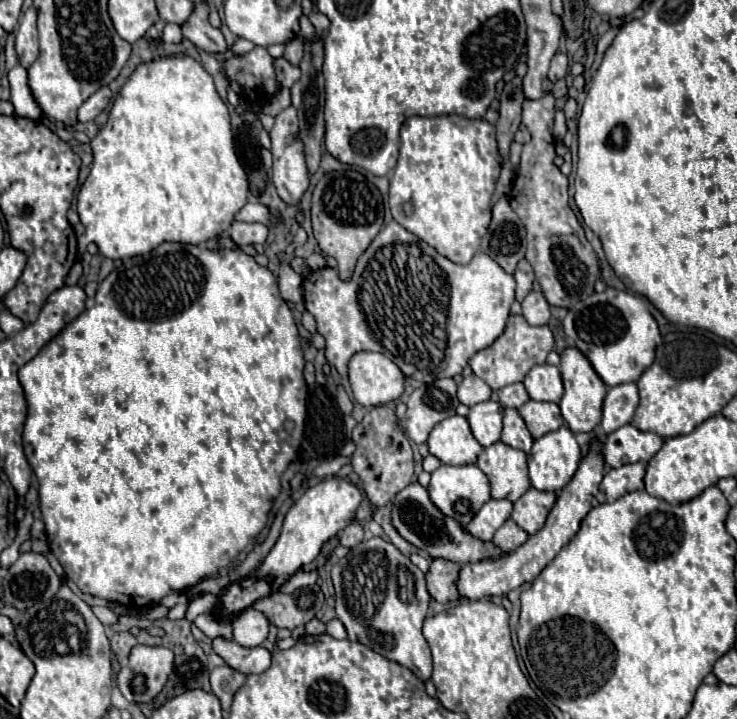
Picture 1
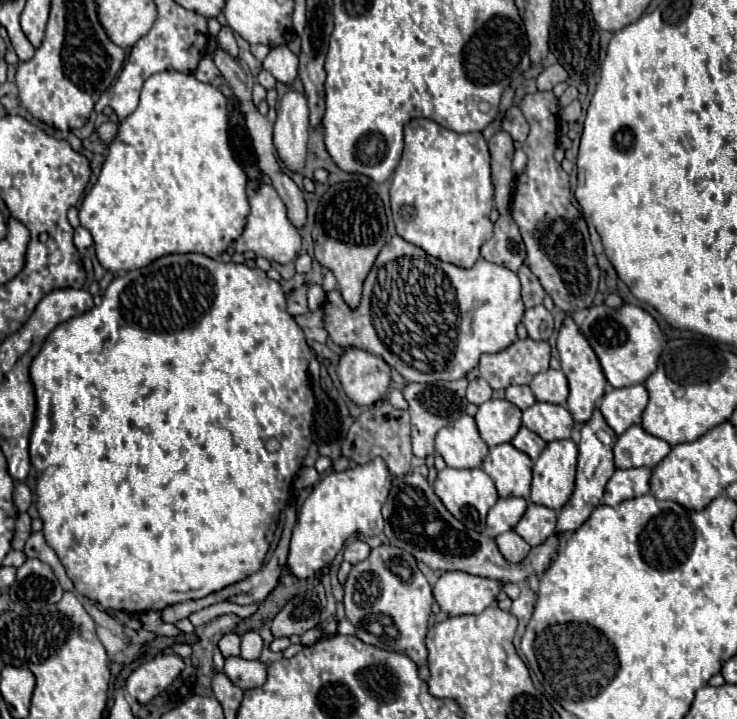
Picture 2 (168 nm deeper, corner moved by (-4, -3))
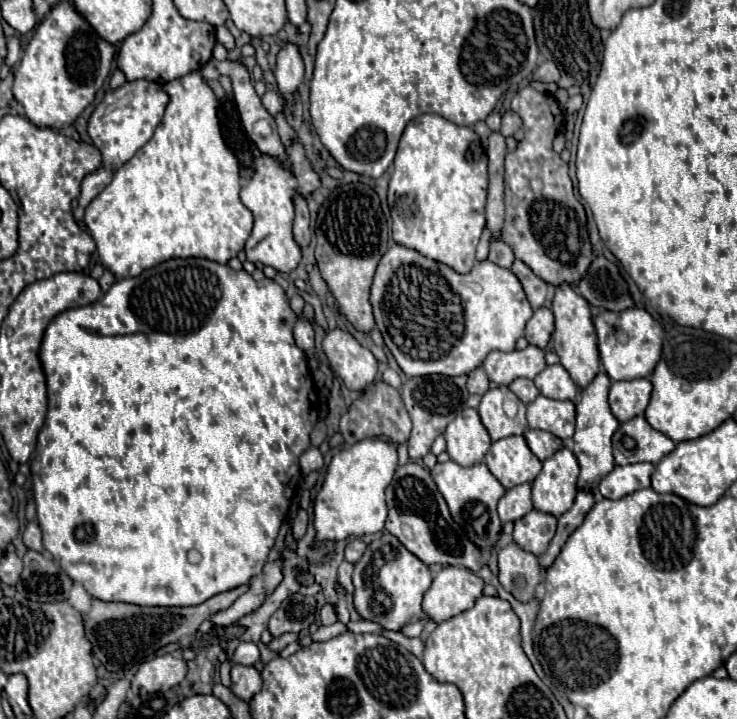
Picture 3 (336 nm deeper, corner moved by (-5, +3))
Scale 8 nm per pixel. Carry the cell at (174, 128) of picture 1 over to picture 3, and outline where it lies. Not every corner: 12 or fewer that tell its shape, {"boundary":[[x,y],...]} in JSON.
{"boundary":[[200,72],[88,204],[100,262],[226,264],[252,232]]}

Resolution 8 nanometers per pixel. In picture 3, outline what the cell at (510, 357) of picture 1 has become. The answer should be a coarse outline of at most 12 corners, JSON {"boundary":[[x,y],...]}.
{"boundary":[[526,346],[490,352],[488,378],[510,384],[534,378],[546,368],[544,350]]}

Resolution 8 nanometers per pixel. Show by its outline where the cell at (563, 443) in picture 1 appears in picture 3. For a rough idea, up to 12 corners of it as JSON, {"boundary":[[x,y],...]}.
{"boundary":[[562,446],[532,482],[540,512],[560,516],[576,498],[578,460]]}

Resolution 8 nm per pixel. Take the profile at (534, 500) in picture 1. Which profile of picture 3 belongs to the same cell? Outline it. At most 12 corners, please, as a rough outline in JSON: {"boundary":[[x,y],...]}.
{"boundary":[[532,510],[514,522],[514,542],[540,556],[556,516]]}

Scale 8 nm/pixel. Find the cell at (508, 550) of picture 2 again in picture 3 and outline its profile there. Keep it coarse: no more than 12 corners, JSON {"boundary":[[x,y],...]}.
{"boundary":[[508,542],[498,554],[500,584],[520,602],[542,582],[538,556]]}

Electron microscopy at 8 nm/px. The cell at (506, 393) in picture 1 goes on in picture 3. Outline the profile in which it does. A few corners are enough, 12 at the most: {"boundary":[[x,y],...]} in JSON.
{"boundary":[[516,378],[510,388],[524,404],[540,394],[528,378]]}

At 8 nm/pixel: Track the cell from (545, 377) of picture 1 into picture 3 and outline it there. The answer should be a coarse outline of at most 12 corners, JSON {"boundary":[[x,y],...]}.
{"boundary":[[562,364],[546,366],[536,378],[542,396],[572,400],[578,386]]}

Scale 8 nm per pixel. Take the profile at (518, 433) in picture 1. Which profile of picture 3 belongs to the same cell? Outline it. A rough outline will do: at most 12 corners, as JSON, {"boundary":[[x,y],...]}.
{"boundary":[[526,430],[528,448],[546,460],[562,440],[544,430]]}

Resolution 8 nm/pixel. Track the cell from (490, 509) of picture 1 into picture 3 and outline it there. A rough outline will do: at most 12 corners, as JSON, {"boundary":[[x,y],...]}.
{"boundary":[[520,484],[500,498],[502,522],[516,522],[532,510],[530,484]]}

